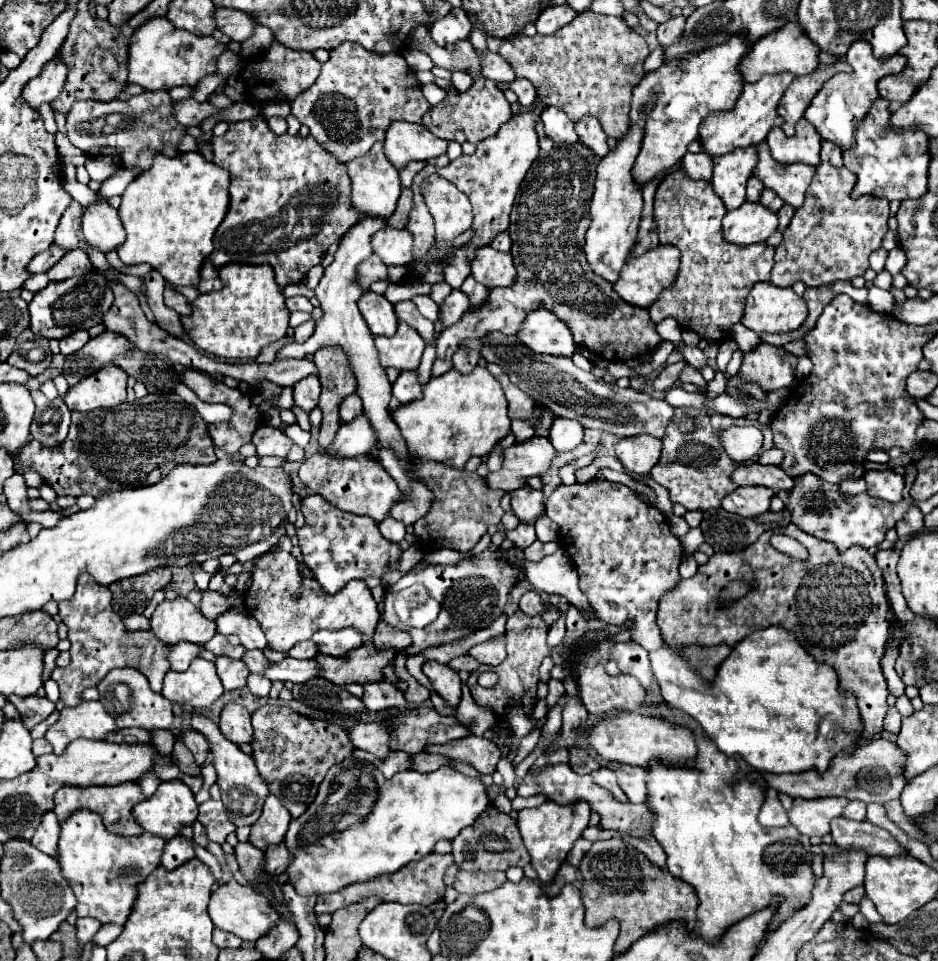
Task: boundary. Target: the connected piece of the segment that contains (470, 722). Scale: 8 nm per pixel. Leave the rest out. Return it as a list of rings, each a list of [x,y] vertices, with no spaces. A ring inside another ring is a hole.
[[[463,684],[463,696],[457,706],[457,720],[467,724],[475,736],[483,736],[487,730],[491,730],[491,720],[497,720],[497,716],[493,716],[489,706],[477,706],[469,688]]]

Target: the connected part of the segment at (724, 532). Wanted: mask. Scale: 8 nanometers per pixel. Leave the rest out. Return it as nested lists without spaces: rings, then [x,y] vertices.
[[[717,508],[701,520],[701,532],[715,552],[739,552],[751,546],[763,532],[785,528],[789,522],[787,510],[778,513],[767,511],[757,518],[743,518]]]

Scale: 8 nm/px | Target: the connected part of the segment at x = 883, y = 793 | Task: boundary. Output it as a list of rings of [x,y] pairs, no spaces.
[[[873,740],[855,750],[851,756],[835,756],[829,770],[825,774],[817,774],[815,770],[801,772],[801,774],[763,774],[767,788],[775,788],[777,792],[785,792],[793,798],[825,798],[825,796],[843,796],[847,800],[861,800],[861,802],[879,802],[885,804],[893,798],[899,798],[905,782],[905,754],[897,750],[897,744],[891,740]]]

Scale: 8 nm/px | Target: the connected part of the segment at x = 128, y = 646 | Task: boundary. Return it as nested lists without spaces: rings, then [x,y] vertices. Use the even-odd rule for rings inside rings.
[[[81,574],[81,578],[77,580],[75,596],[71,600],[59,602],[59,616],[63,618],[63,624],[68,628],[71,664],[67,668],[57,666],[51,678],[59,684],[65,706],[77,706],[77,702],[81,702],[81,692],[85,688],[97,686],[111,668],[123,668],[123,666],[131,666],[143,672],[153,692],[157,694],[161,692],[163,676],[165,672],[169,672],[167,646],[159,642],[151,630],[147,632],[125,630],[121,616],[113,612],[109,588],[97,586],[93,578],[89,578],[89,574]]]

